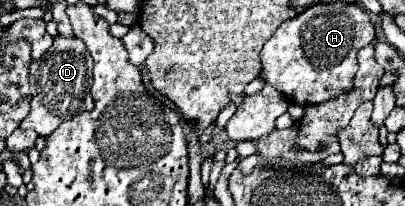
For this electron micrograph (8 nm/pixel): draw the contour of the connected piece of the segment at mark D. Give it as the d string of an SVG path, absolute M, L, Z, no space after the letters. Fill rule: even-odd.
M62 35L54 37L52 47L30 65L30 95L32 95L32 111L20 123L22 129L34 129L38 135L50 135L64 119L72 119L82 111L90 111L94 107L94 99L90 95L92 87L92 57L80 39L68 39Z

